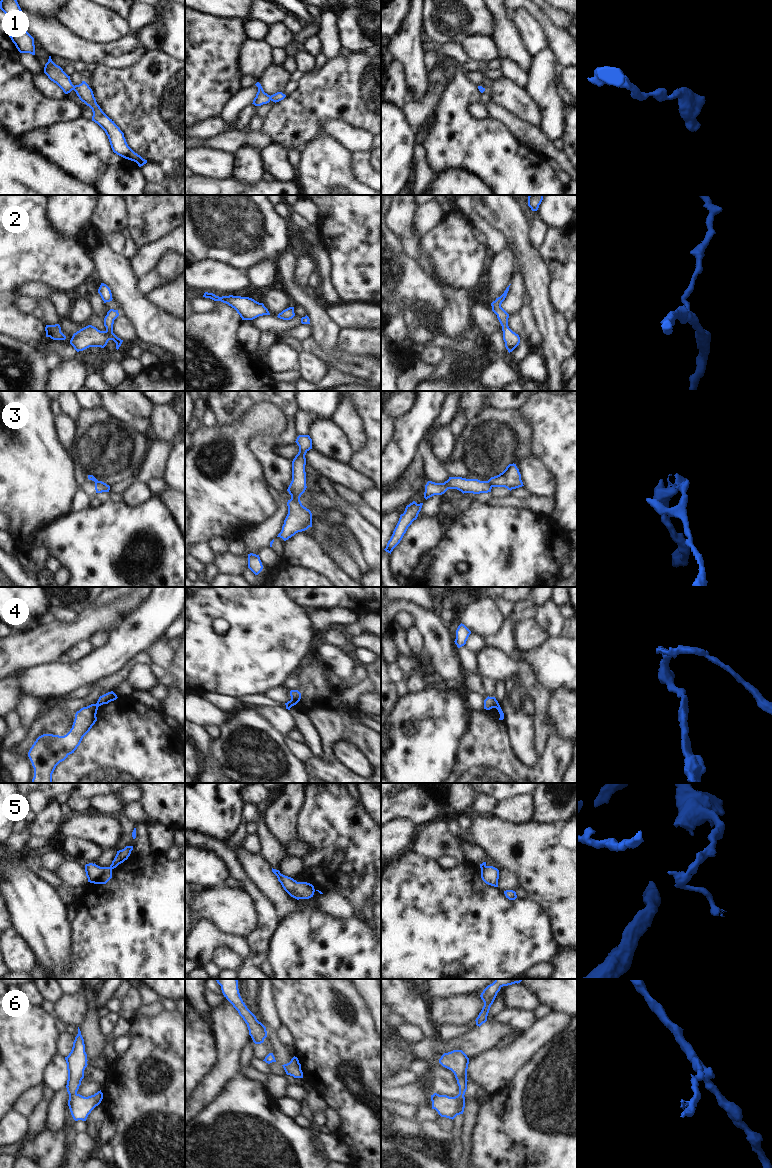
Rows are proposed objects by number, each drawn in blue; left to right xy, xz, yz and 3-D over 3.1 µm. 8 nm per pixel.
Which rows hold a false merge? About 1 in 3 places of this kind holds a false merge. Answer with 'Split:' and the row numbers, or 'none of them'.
Split: 3, 4, 5

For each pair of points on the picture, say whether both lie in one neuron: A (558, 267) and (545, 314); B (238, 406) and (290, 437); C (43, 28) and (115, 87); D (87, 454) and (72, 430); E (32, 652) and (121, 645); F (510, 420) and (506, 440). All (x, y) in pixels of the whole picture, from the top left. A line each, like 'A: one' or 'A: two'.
A: two
B: one
C: two
D: two
E: two
F: one

